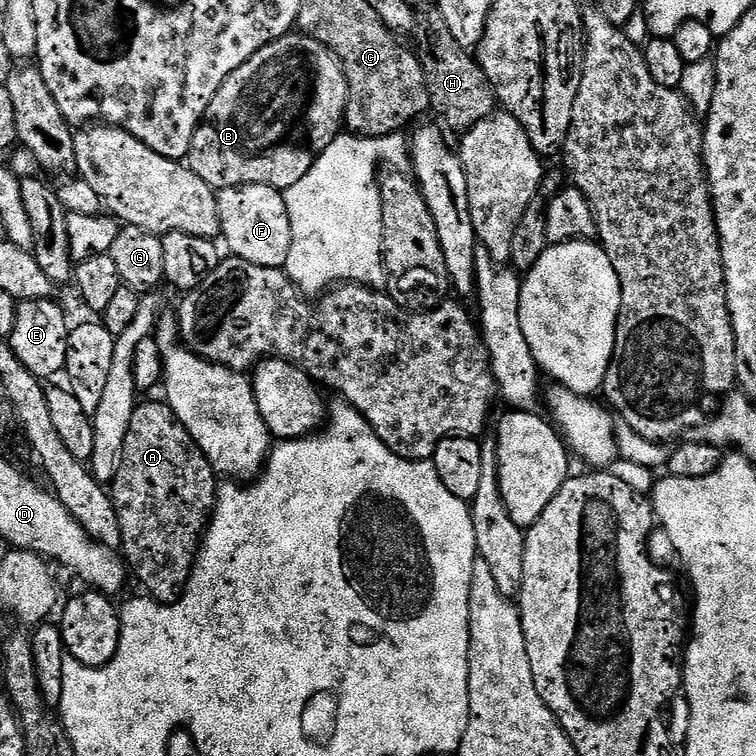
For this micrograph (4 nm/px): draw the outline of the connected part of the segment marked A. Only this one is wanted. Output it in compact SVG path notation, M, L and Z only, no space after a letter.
M157 400L137 403L110 491L114 510L118 514L118 526L122 526L120 548L131 575L134 580L136 576L137 582L148 591L145 593L151 599L159 604L172 604L180 599L188 585L196 555L200 552L200 541L204 538L212 509L216 507L218 473L202 454L194 438L190 438L182 422L178 422L170 405Z

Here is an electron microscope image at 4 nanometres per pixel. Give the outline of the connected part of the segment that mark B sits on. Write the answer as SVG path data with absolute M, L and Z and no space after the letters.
M289 34L262 46L214 94L208 113L190 142L186 163L202 182L217 190L234 186L270 186L281 190L302 182L310 166L323 154L326 146L341 135L348 101L348 79L340 59L322 42L303 34Z

